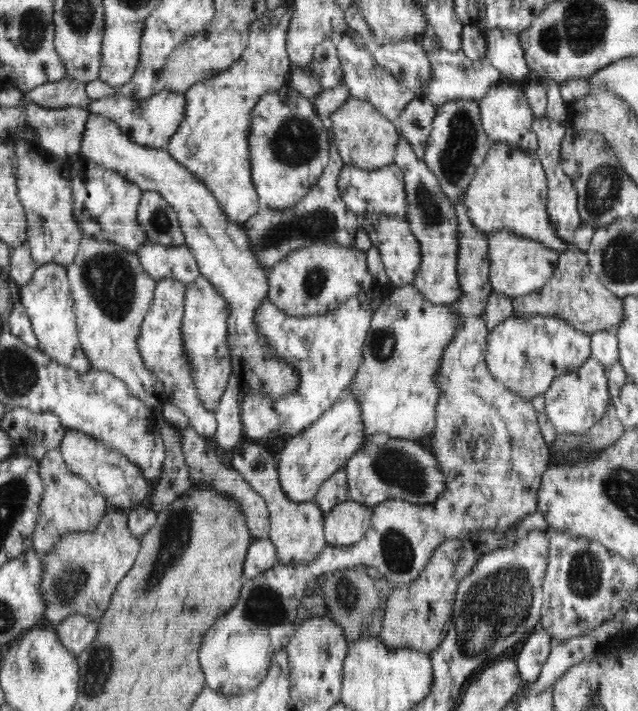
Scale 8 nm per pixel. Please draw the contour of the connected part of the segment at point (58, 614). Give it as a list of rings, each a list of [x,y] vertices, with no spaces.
[[[109,512],[91,531],[64,533],[55,545],[40,554],[43,564],[42,599],[46,602],[44,623],[56,626],[67,617],[81,615],[98,622],[126,573],[133,567],[139,553],[140,539],[134,538],[126,524],[126,514]]]

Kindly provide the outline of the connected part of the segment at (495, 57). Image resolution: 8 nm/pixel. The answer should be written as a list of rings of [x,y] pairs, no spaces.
[[[490,28],[484,32],[485,58],[492,62],[504,81],[526,80],[530,67],[524,57],[519,35],[502,28]]]

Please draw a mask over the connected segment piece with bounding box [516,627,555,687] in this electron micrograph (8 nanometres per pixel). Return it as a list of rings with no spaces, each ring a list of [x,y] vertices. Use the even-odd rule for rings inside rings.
[[[542,627],[536,628],[528,635],[516,658],[519,673],[524,682],[523,687],[532,684],[540,676],[541,668],[548,661],[554,643],[548,631]]]

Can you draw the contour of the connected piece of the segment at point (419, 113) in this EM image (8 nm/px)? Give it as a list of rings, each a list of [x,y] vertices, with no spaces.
[[[416,95],[415,100],[406,106],[396,125],[399,135],[404,137],[420,161],[423,161],[425,149],[433,130],[434,116],[436,116],[434,104],[425,97]]]

